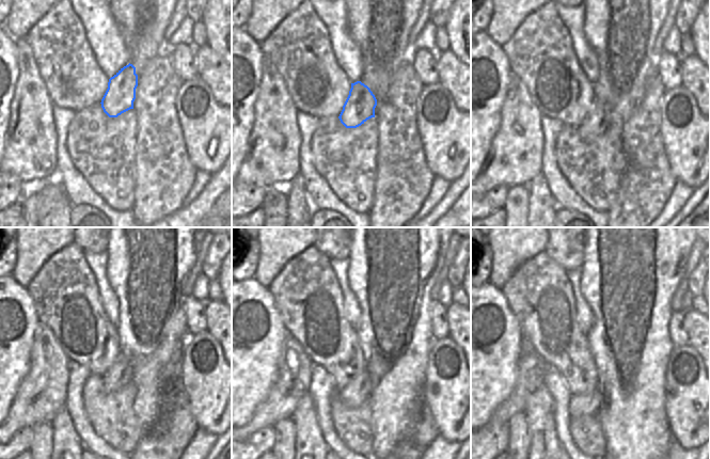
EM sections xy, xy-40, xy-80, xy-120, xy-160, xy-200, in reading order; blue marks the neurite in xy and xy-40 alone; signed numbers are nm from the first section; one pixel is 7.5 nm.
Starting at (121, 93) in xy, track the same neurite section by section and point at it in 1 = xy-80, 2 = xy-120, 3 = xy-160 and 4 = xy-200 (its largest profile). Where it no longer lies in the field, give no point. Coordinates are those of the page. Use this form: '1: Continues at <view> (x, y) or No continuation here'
1: Continues at xy-80 (595, 124)
2: Continues at xy-120 (119, 376)
3: Continues at xy-160 (357, 392)
4: Continues at xy-200 (588, 405).

